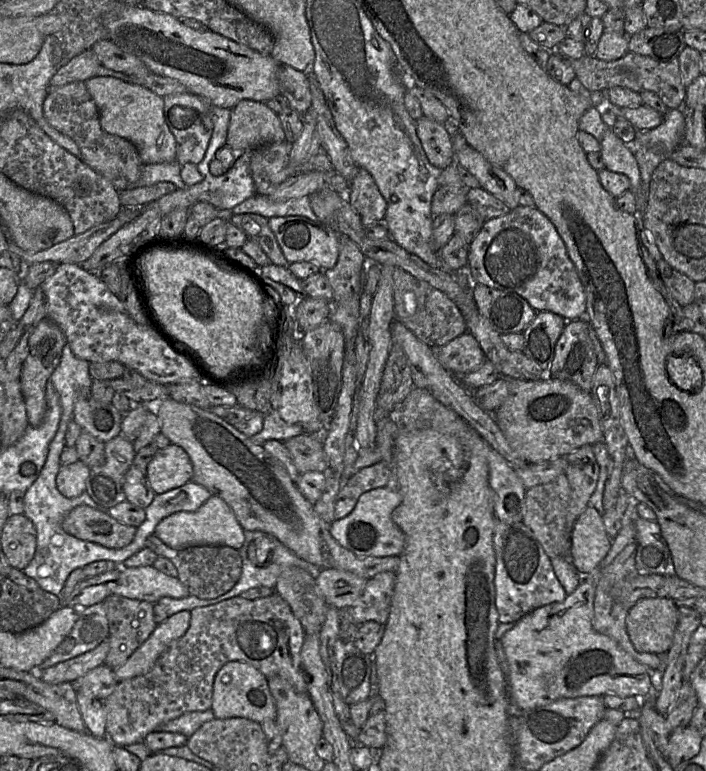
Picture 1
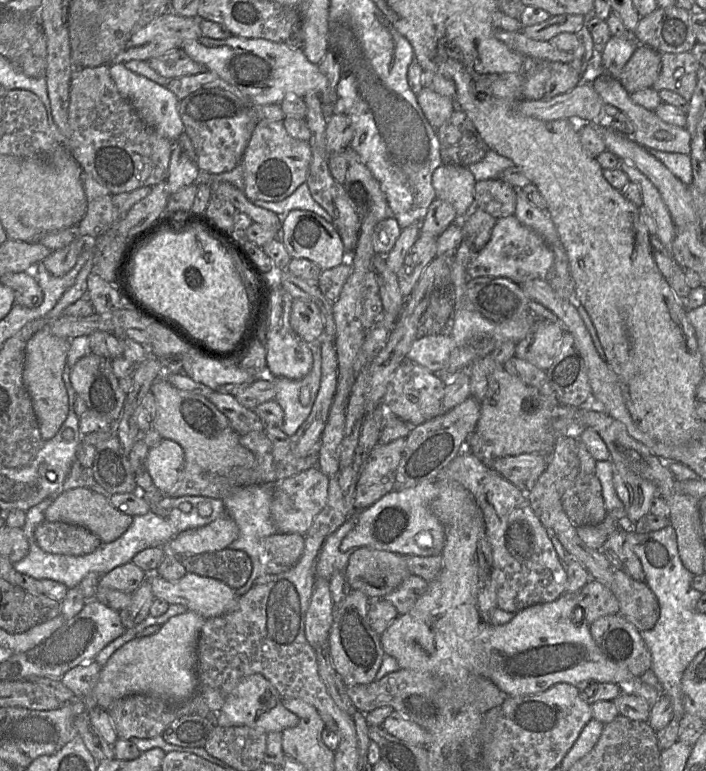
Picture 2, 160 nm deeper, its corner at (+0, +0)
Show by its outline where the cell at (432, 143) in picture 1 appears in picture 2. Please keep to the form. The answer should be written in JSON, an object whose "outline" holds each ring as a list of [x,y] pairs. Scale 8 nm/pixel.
{"outline":[[[422,88],[417,98],[425,117],[436,131],[451,117],[454,110],[459,108],[455,99],[428,88]]]}

